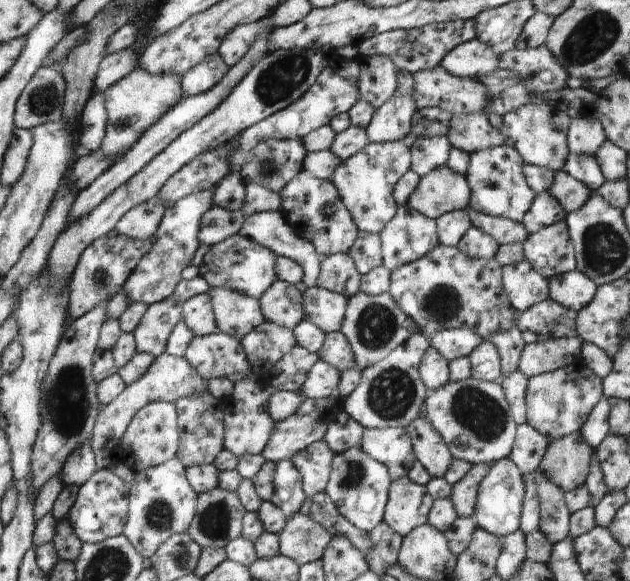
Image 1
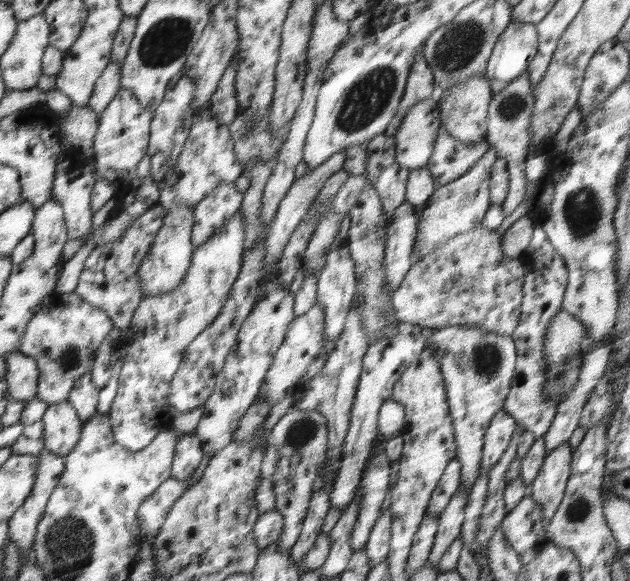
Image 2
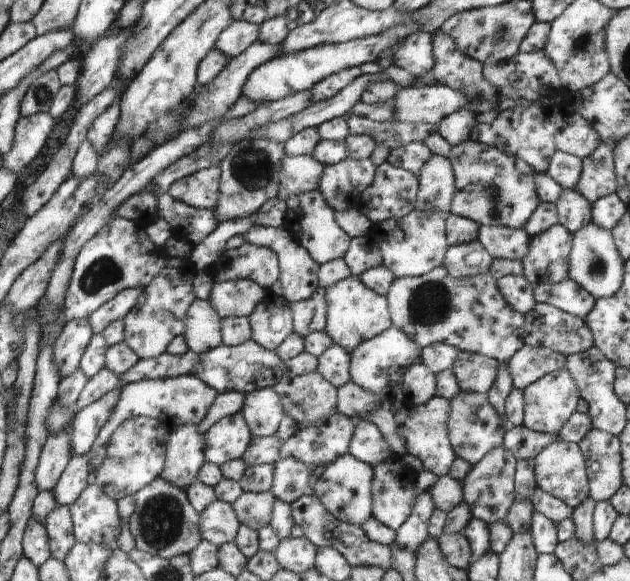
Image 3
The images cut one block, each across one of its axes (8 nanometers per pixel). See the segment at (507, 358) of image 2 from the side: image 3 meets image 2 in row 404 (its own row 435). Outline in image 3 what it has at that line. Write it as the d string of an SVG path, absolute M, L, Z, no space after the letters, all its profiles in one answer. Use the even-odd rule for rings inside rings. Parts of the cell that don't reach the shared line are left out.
M463 391L455 396L450 404L449 441L452 443L457 457L463 458L473 465L479 463L485 454L488 454L495 446L503 444L506 430L487 395Z

